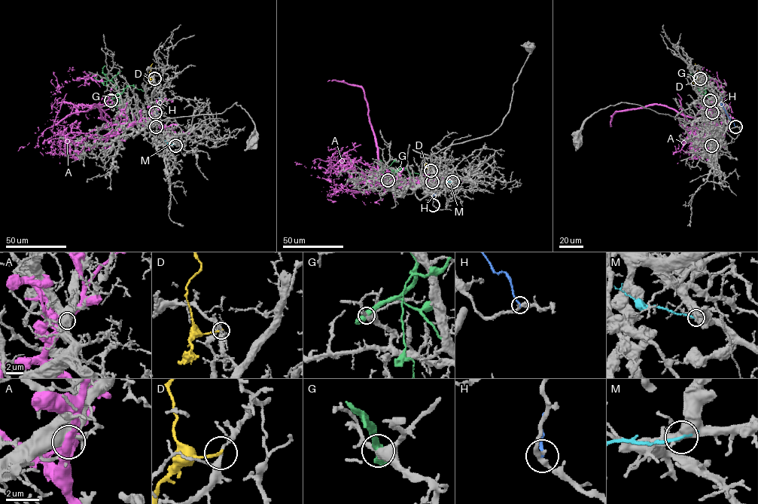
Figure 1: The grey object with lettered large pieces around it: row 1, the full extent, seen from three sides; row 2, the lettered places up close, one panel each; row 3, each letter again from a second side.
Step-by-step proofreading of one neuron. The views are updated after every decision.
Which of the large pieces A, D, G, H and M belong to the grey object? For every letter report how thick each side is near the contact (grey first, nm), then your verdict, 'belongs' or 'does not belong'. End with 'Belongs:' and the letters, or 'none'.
A: calibres 700 and 480 nm; does not belong
D: calibres 190 and 200 nm; does not belong
G: calibres 400 and 440 nm; does not belong
H: calibres 320 and 190 nm; does not belong
M: calibres 480 and 200 nm; does not belong
Belongs: none

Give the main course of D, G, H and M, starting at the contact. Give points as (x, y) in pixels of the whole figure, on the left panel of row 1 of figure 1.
D: (154, 78), (151, 79), (149, 74), (153, 63)
G: (111, 99), (117, 95), (116, 85), (111, 80), (102, 83), (92, 75)
H: (156, 126), (159, 97)
M: (175, 145), (164, 141)

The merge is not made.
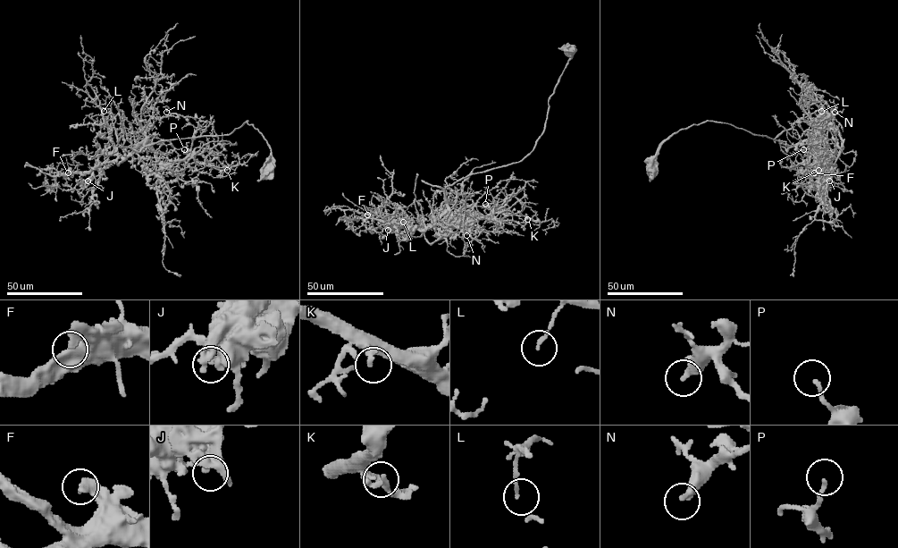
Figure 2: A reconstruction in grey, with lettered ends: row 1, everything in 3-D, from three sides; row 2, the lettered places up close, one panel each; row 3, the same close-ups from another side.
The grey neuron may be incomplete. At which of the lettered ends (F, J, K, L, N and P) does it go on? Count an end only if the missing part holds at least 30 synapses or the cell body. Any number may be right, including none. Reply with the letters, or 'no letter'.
F

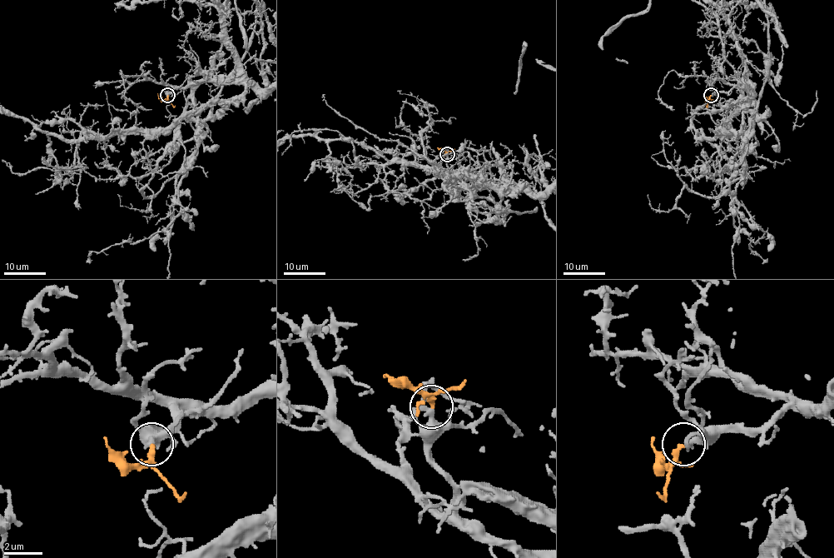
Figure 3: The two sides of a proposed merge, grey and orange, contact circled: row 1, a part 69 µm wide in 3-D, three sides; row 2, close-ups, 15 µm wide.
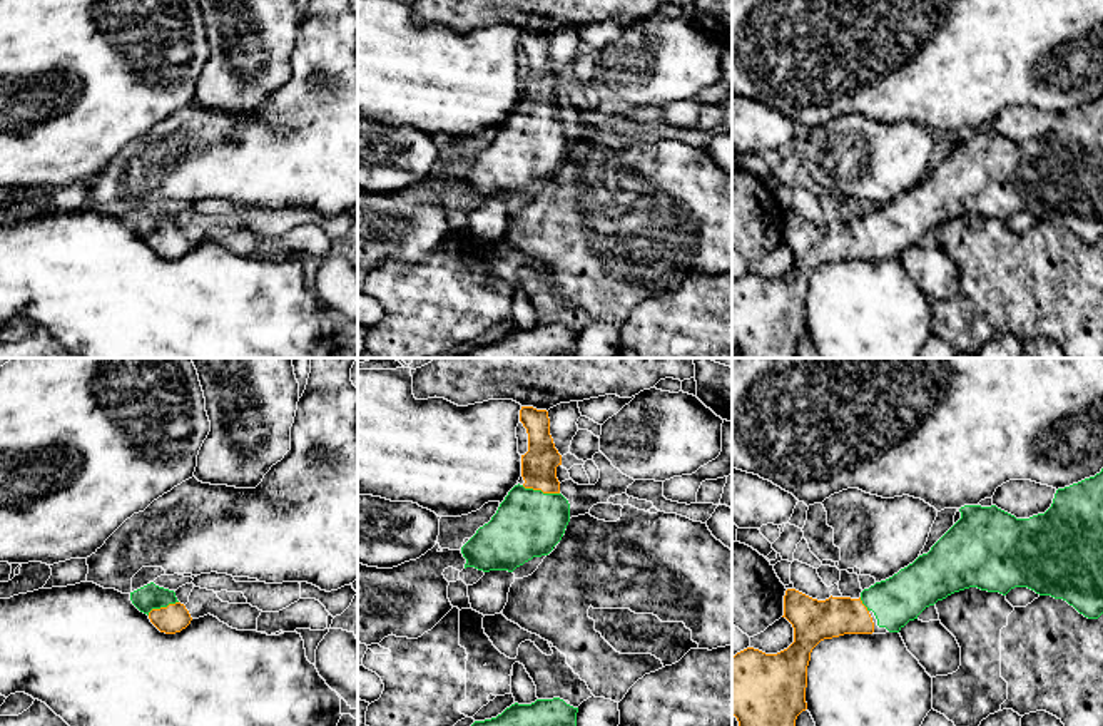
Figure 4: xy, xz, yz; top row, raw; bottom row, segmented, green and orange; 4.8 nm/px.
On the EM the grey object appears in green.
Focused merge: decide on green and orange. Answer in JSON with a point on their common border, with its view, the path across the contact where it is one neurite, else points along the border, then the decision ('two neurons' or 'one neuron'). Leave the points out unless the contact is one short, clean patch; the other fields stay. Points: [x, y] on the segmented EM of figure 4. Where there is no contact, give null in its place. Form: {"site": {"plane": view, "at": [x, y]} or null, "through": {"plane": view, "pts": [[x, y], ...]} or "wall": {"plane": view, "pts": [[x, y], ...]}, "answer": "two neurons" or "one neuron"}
{"site": {"plane": "xz", "at": [540, 490]}, "through": {"plane": "xz", "pts": [[528, 524], [537, 511], [540, 490], [538, 465]]}, "answer": "one neuron"}

